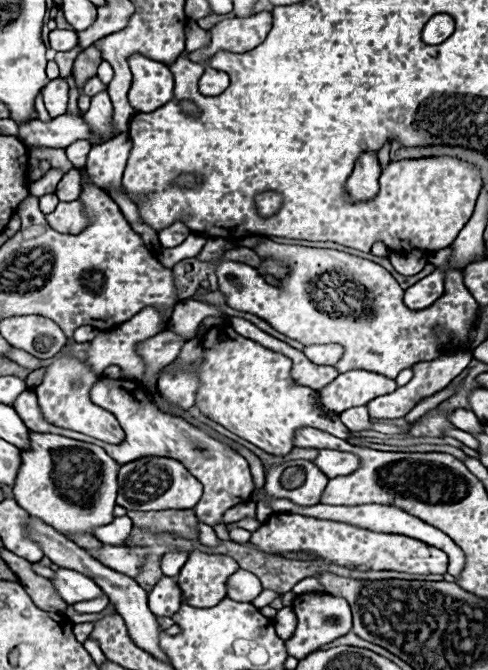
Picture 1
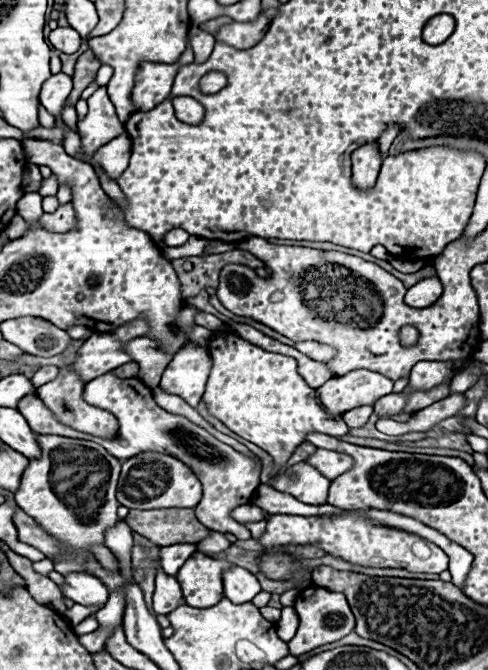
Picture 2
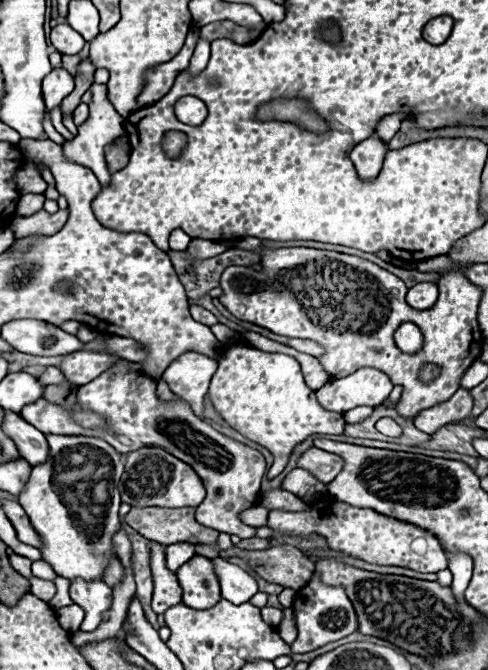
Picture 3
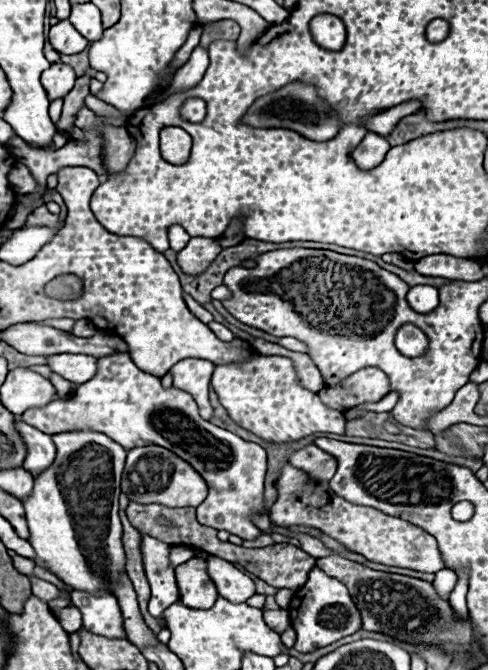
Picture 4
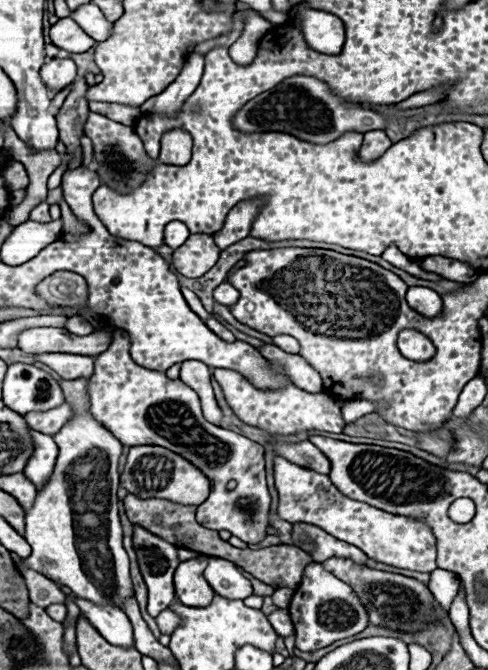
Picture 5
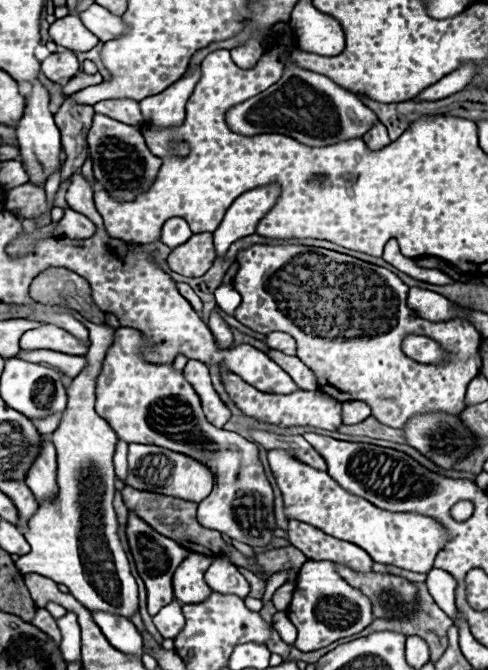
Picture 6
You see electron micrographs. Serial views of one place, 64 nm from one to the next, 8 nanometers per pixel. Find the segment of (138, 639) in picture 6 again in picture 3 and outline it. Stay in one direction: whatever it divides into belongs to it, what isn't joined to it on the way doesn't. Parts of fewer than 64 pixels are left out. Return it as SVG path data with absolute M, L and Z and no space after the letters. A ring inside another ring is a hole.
M72 580L70 584L70 598L74 604L86 610L86 618L80 626L82 632L92 632L100 624L100 614L106 612L112 604L112 590L104 582L86 582L86 580Z

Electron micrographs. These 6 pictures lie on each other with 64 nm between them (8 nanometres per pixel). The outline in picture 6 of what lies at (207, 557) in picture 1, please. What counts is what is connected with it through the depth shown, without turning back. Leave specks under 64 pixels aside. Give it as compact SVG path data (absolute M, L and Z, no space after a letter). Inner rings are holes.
M190 554L174 574L174 596L182 604L200 604L210 596L210 586L204 582L204 572L212 558Z

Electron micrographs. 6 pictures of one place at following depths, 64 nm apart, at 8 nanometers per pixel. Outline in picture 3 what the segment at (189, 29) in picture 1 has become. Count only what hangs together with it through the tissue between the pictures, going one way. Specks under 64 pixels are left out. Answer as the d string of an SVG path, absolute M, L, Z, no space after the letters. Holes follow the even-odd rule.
M198 38L196 50L194 50L194 56L192 56L192 60L190 60L188 72L192 72L192 74L202 72L202 70L206 68L206 64L208 64L208 58L210 58L210 40Z

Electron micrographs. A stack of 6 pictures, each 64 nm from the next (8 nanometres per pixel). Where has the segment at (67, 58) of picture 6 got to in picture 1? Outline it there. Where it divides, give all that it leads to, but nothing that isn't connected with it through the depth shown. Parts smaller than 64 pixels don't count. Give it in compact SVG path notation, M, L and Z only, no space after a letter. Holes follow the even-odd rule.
M54 78L44 88L44 104L50 118L58 118L68 110L68 84L64 78Z

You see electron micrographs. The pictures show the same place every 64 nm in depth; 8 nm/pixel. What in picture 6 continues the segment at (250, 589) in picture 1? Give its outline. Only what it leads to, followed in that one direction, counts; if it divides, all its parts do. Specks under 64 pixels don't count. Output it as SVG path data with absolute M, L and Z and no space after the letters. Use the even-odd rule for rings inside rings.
M212 560L206 570L206 582L214 592L220 594L234 594L246 598L250 592L250 584L238 572L238 568L226 560Z

